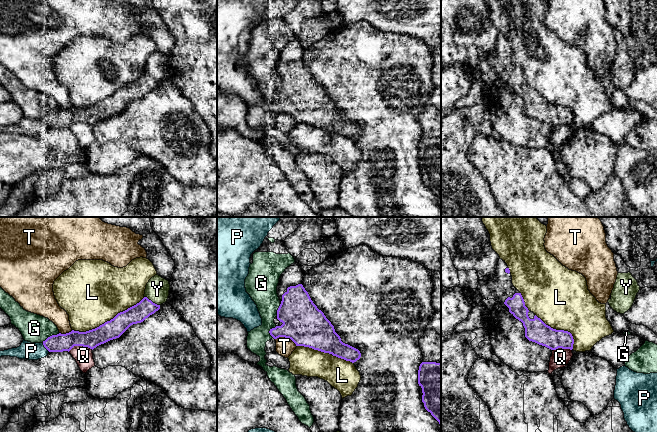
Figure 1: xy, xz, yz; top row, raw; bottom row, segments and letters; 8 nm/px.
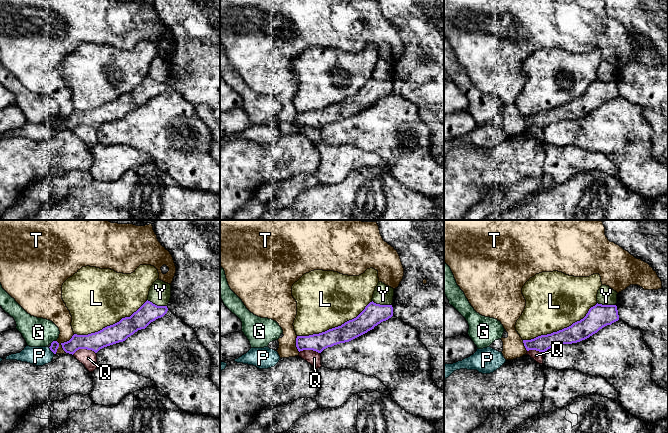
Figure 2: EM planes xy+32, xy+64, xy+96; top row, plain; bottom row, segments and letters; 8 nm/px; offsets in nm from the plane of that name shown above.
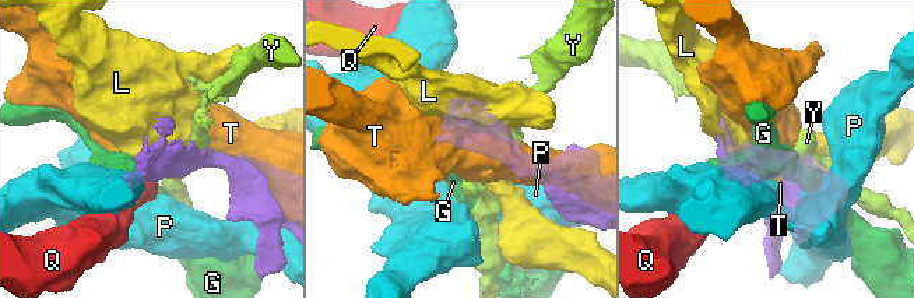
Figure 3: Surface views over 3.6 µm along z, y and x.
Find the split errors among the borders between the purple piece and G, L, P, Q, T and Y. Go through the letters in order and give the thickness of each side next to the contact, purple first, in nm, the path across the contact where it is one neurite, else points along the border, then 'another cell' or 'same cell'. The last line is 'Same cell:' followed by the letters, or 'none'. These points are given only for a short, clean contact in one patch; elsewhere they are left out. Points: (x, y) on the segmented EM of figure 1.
G: calibres 140 and 220 nm; another cell
L: calibres 150 and 480 nm; another cell
P: calibres 140 and 140 nm; another cell
Q: calibres 140 and 140 nm; border xy (92, 349), (86, 346), (73, 346), (68, 351); another cell
T: calibres 320 and 140 nm; another cell
Y: calibres 150 and 190 nm; another cell
Same cell: none

